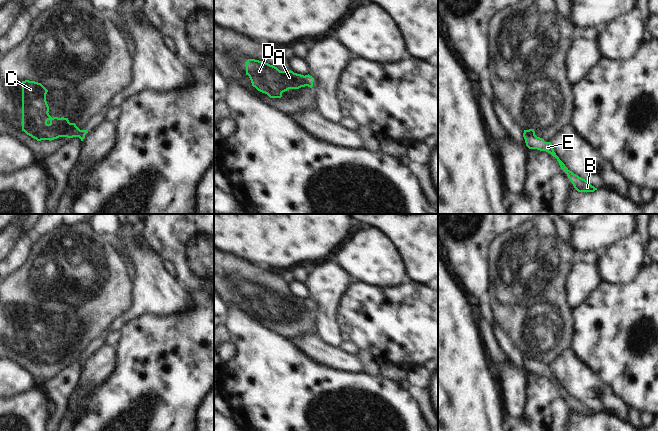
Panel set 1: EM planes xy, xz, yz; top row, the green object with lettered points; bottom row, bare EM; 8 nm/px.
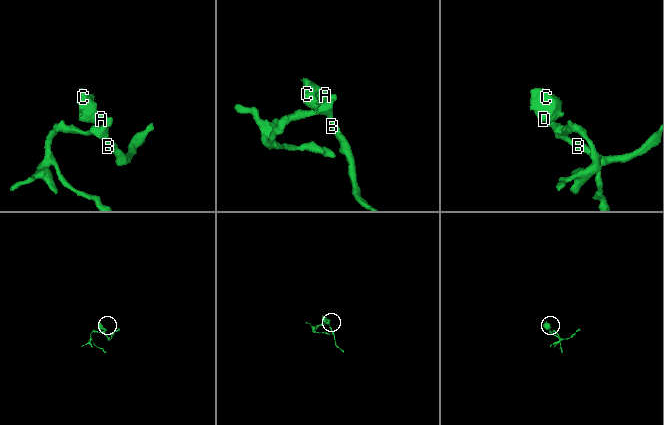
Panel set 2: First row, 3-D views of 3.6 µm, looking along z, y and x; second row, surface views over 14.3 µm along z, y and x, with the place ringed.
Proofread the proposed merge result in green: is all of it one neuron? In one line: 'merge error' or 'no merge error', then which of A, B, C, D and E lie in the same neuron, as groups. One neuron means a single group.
merge error | A C D / B E

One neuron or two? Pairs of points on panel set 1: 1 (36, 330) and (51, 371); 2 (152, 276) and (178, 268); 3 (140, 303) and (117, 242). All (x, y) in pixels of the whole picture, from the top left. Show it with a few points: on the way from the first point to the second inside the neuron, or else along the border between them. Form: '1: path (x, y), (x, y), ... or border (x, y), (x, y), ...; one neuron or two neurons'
1: path (44, 340), (44, 361); one neuron
2: border (173, 276), (190, 291); two neurons
3: path (142, 287), (142, 262), (133, 253); one neuron

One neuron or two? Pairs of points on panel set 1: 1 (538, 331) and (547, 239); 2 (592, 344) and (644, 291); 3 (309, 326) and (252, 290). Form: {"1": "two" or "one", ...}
{"1": "one", "2": "one", "3": "one"}

